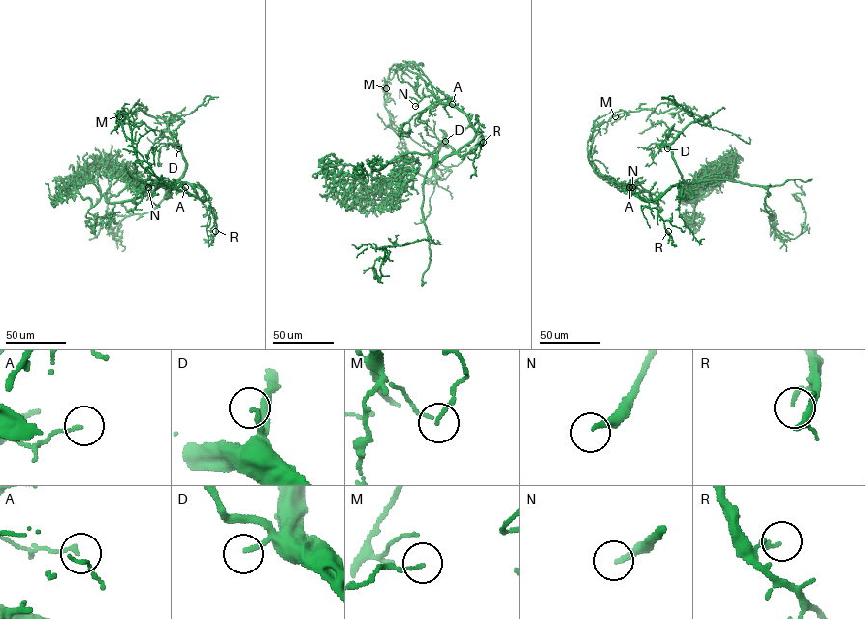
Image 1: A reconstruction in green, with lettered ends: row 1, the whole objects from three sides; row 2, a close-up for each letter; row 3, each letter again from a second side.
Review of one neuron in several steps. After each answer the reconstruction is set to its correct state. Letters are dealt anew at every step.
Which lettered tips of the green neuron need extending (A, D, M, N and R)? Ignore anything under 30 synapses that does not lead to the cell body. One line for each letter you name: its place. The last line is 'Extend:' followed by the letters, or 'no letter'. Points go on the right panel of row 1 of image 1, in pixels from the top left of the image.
D: place (667, 148)
N: place (632, 187)
Extend: D, N

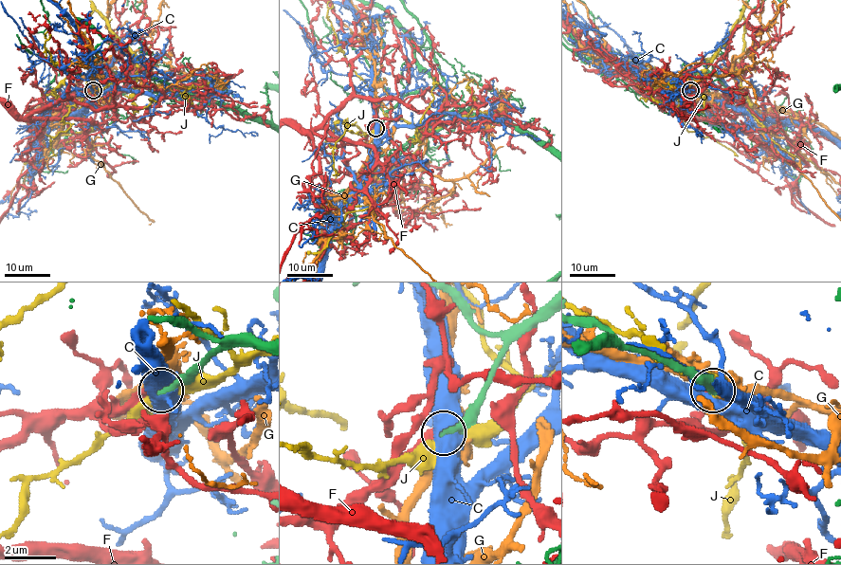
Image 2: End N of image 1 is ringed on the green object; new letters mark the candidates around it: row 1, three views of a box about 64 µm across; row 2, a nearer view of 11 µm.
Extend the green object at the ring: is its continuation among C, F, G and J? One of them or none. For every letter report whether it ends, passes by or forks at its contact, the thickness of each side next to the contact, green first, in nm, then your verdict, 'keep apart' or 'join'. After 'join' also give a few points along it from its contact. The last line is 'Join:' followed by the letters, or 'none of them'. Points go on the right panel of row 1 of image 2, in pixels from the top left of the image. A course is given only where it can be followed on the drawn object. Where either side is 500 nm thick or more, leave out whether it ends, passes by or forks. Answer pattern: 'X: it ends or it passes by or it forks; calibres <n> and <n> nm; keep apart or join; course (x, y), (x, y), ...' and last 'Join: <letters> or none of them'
C: calibres 320 and 650 nm; keep apart
F: it ends; calibres 320 and 300 nm; keep apart
G: it forks; calibres 460 and 480 nm; keep apart
J: it passes by; calibres 460 and 420 nm; keep apart
Join: none of them

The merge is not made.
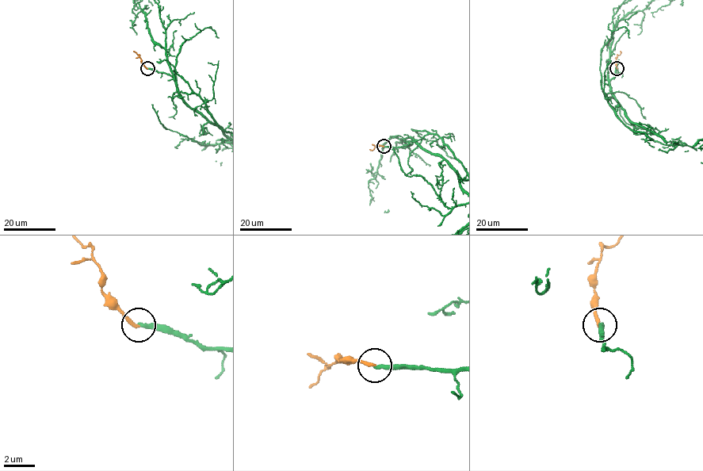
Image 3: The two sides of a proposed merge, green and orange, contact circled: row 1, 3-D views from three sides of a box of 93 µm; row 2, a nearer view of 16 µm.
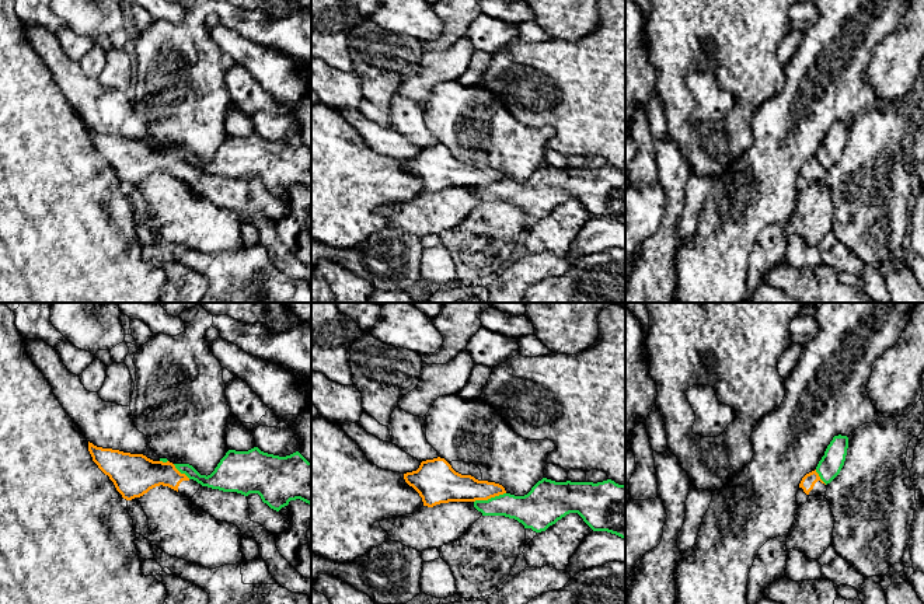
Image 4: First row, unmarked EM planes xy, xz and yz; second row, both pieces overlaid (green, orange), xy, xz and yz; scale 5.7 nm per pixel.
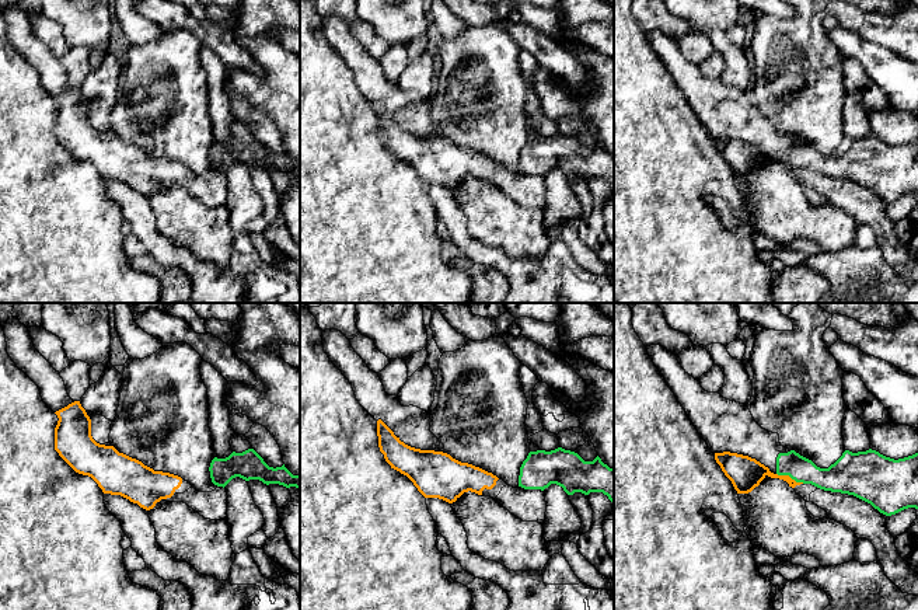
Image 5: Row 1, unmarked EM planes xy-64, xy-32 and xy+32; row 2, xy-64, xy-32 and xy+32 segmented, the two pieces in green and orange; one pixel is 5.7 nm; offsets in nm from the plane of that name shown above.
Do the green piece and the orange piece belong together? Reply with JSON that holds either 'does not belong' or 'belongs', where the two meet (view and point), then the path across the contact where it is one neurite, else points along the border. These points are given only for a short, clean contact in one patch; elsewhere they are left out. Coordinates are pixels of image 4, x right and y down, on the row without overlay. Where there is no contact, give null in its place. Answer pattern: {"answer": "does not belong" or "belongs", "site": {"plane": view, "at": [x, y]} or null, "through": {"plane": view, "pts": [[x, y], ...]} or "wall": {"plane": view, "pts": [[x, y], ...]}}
{"answer": "does not belong", "site": {"plane": "xz", "at": [491, 184]}, "wall": {"plane": "xz", "pts": [[505, 178], [474, 188]]}}

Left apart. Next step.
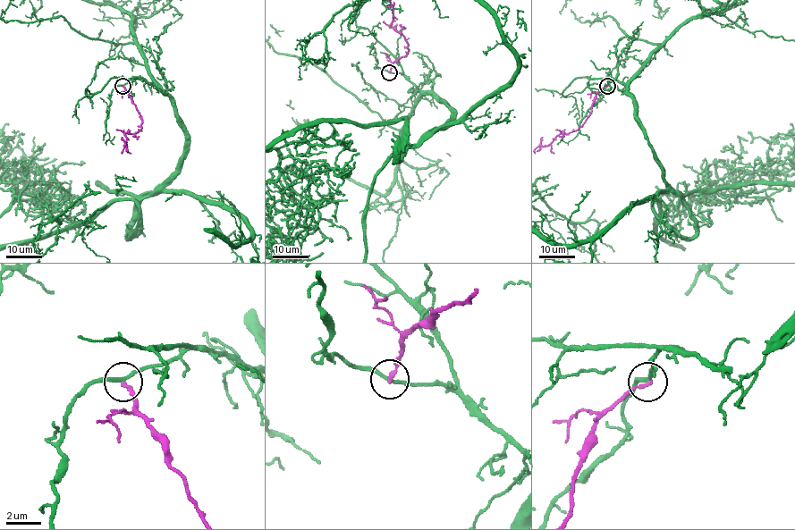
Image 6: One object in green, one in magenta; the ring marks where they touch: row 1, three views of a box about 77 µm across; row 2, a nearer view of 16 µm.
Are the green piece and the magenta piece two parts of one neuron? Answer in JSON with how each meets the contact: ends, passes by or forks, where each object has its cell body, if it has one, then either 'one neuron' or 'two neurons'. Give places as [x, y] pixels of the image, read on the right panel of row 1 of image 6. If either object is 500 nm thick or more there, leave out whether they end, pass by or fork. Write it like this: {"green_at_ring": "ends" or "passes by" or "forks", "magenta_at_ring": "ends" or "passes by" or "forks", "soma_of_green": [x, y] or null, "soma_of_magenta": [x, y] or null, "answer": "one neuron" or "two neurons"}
{"green_at_ring": "passes by", "magenta_at_ring": "ends", "soma_of_green": null, "soma_of_magenta": null, "answer": "two neurons"}

